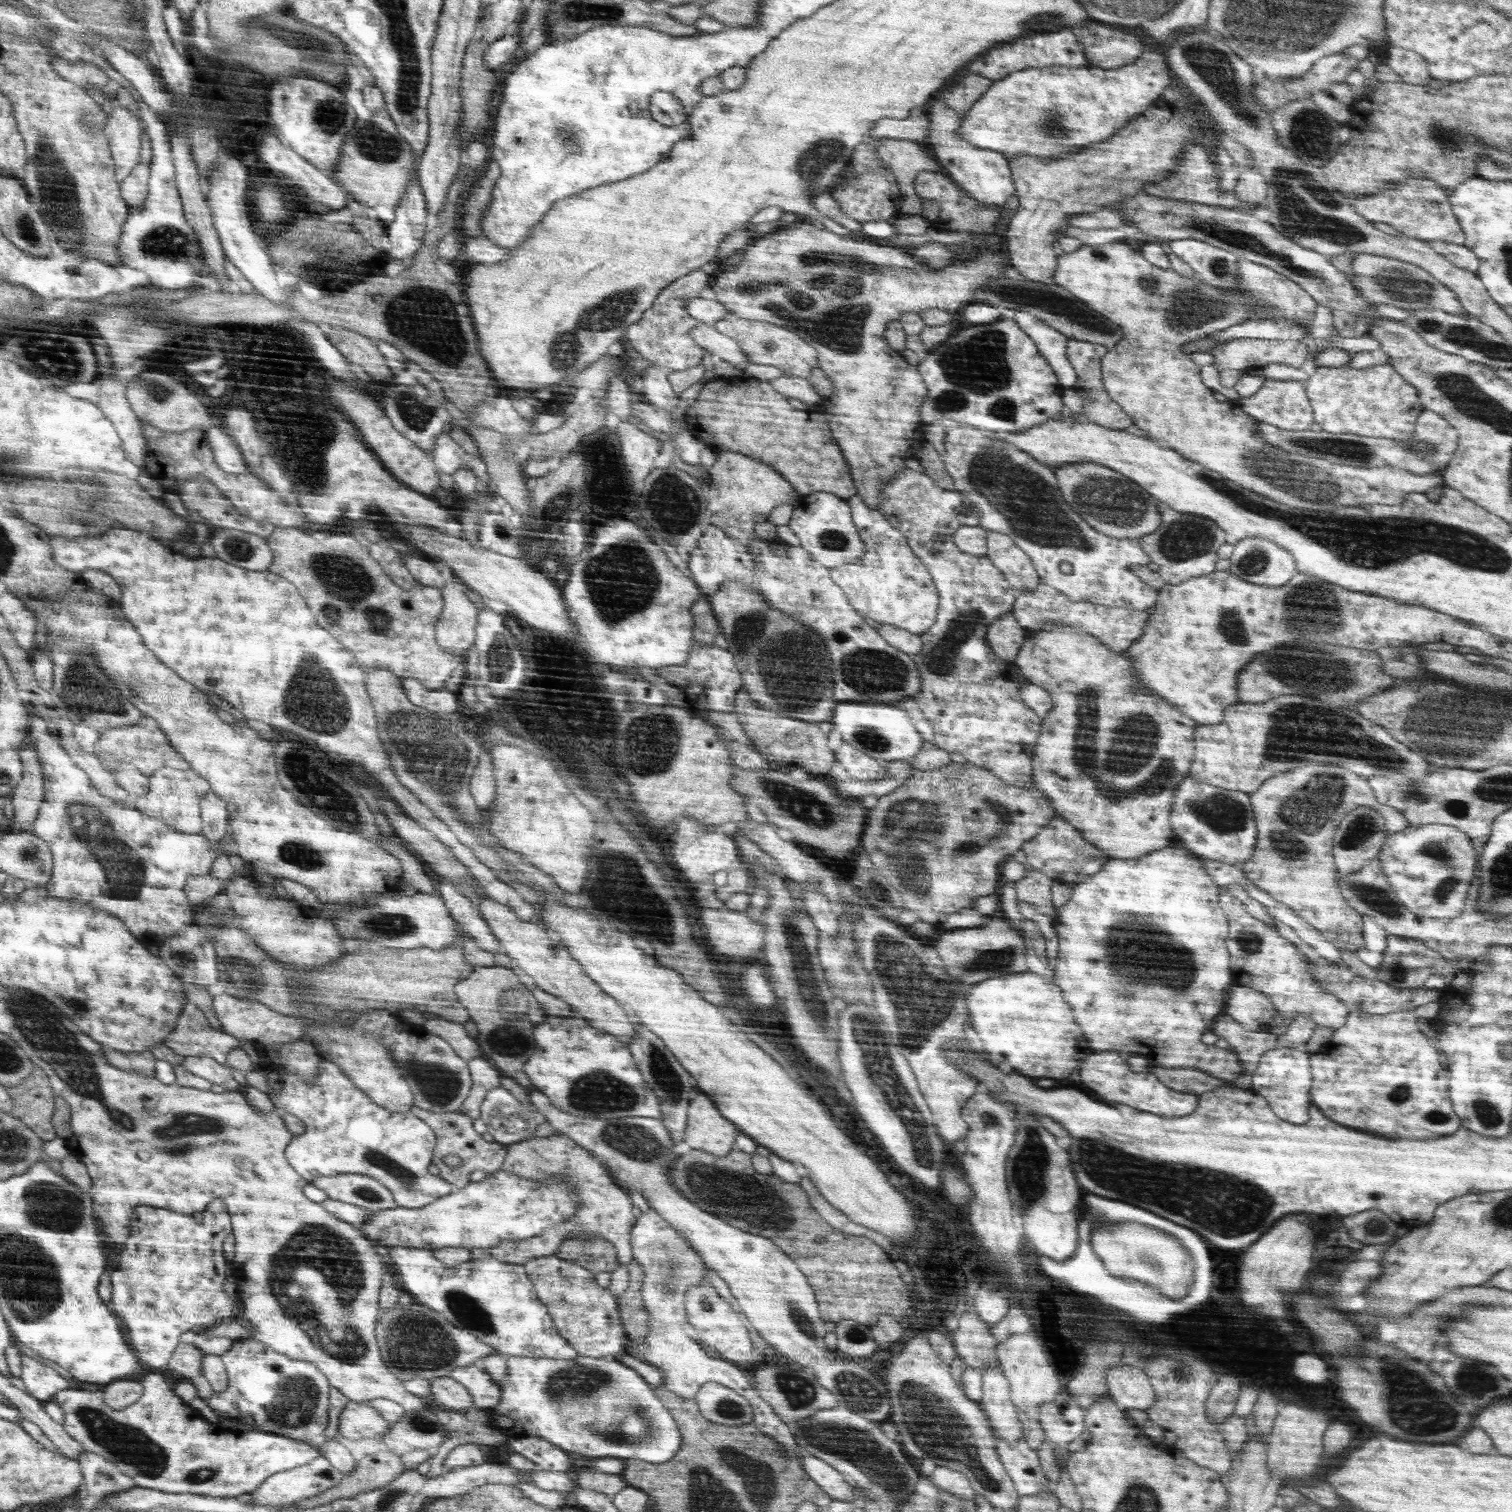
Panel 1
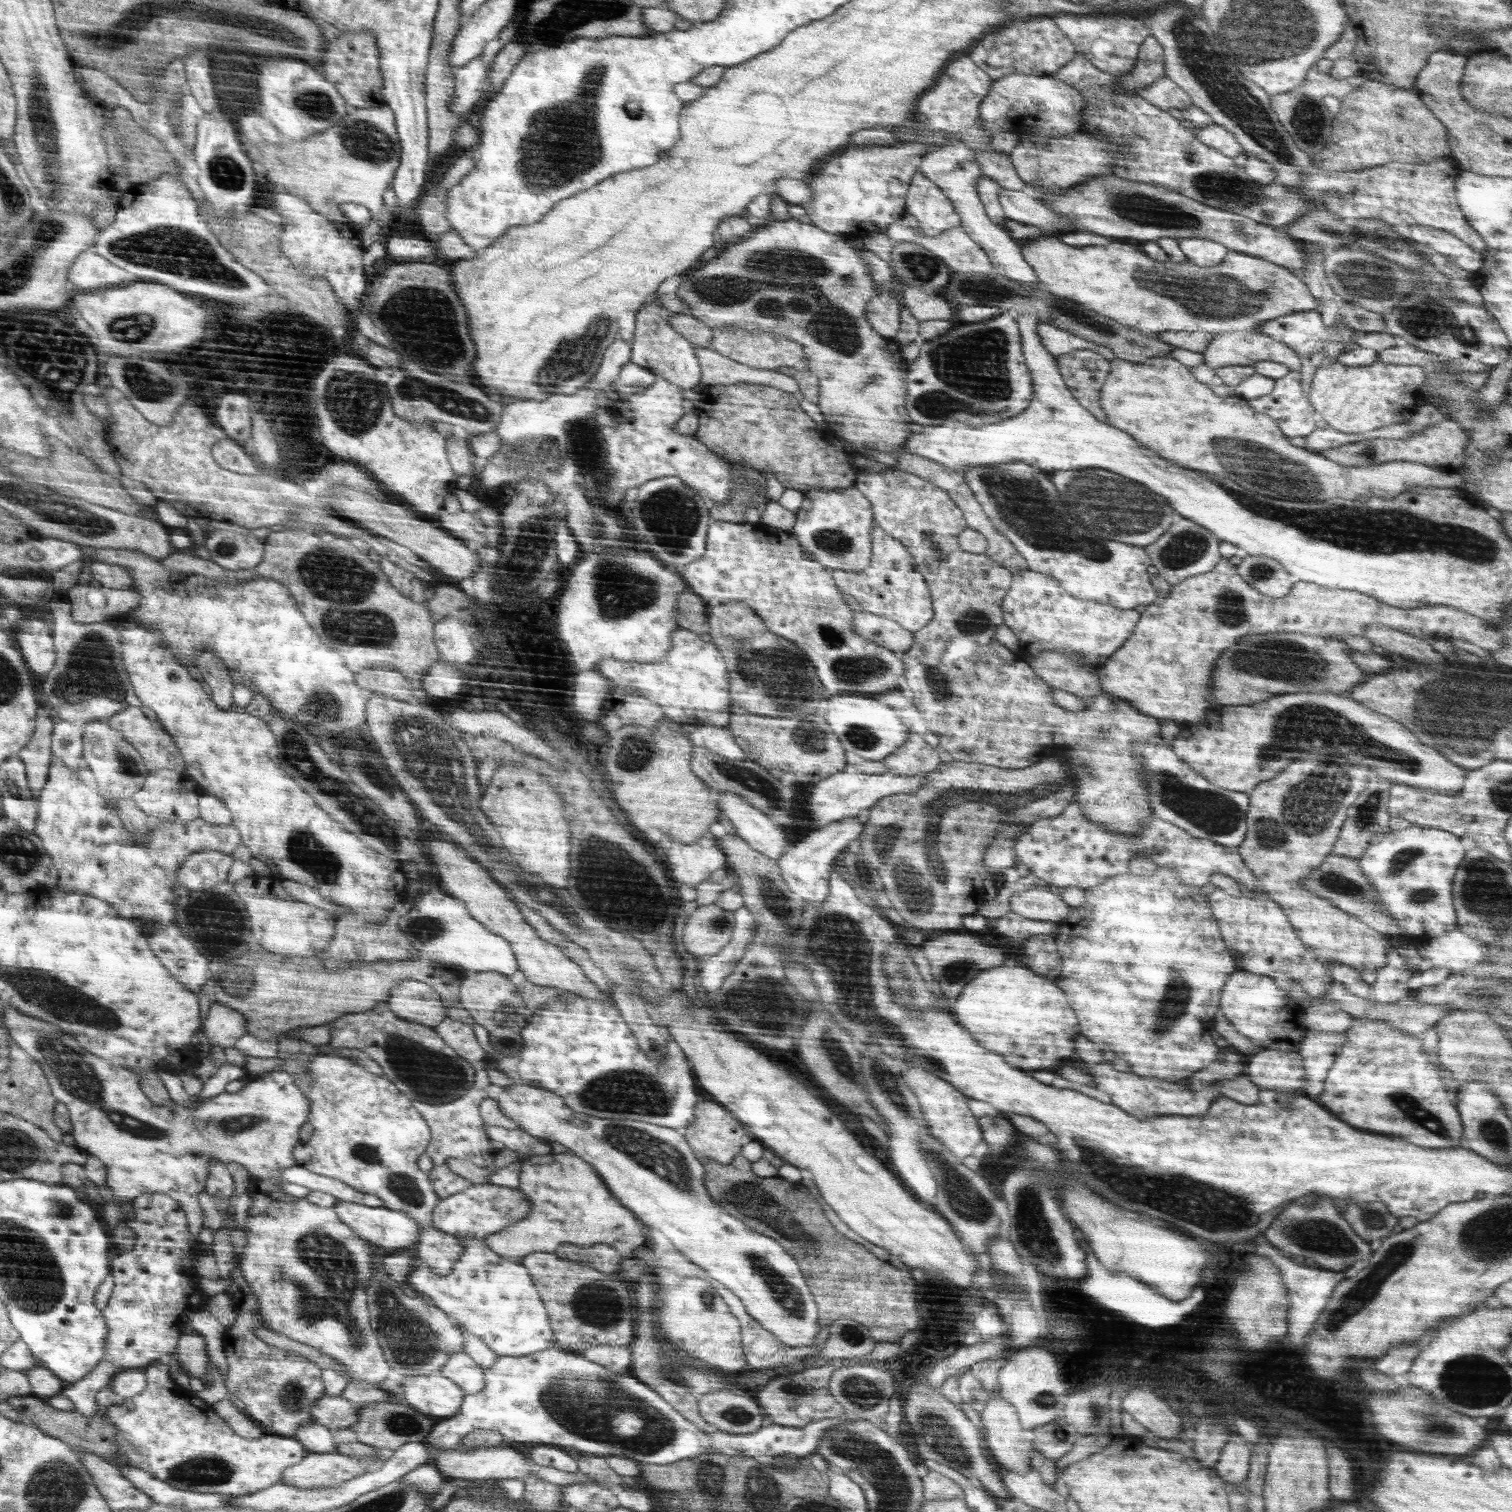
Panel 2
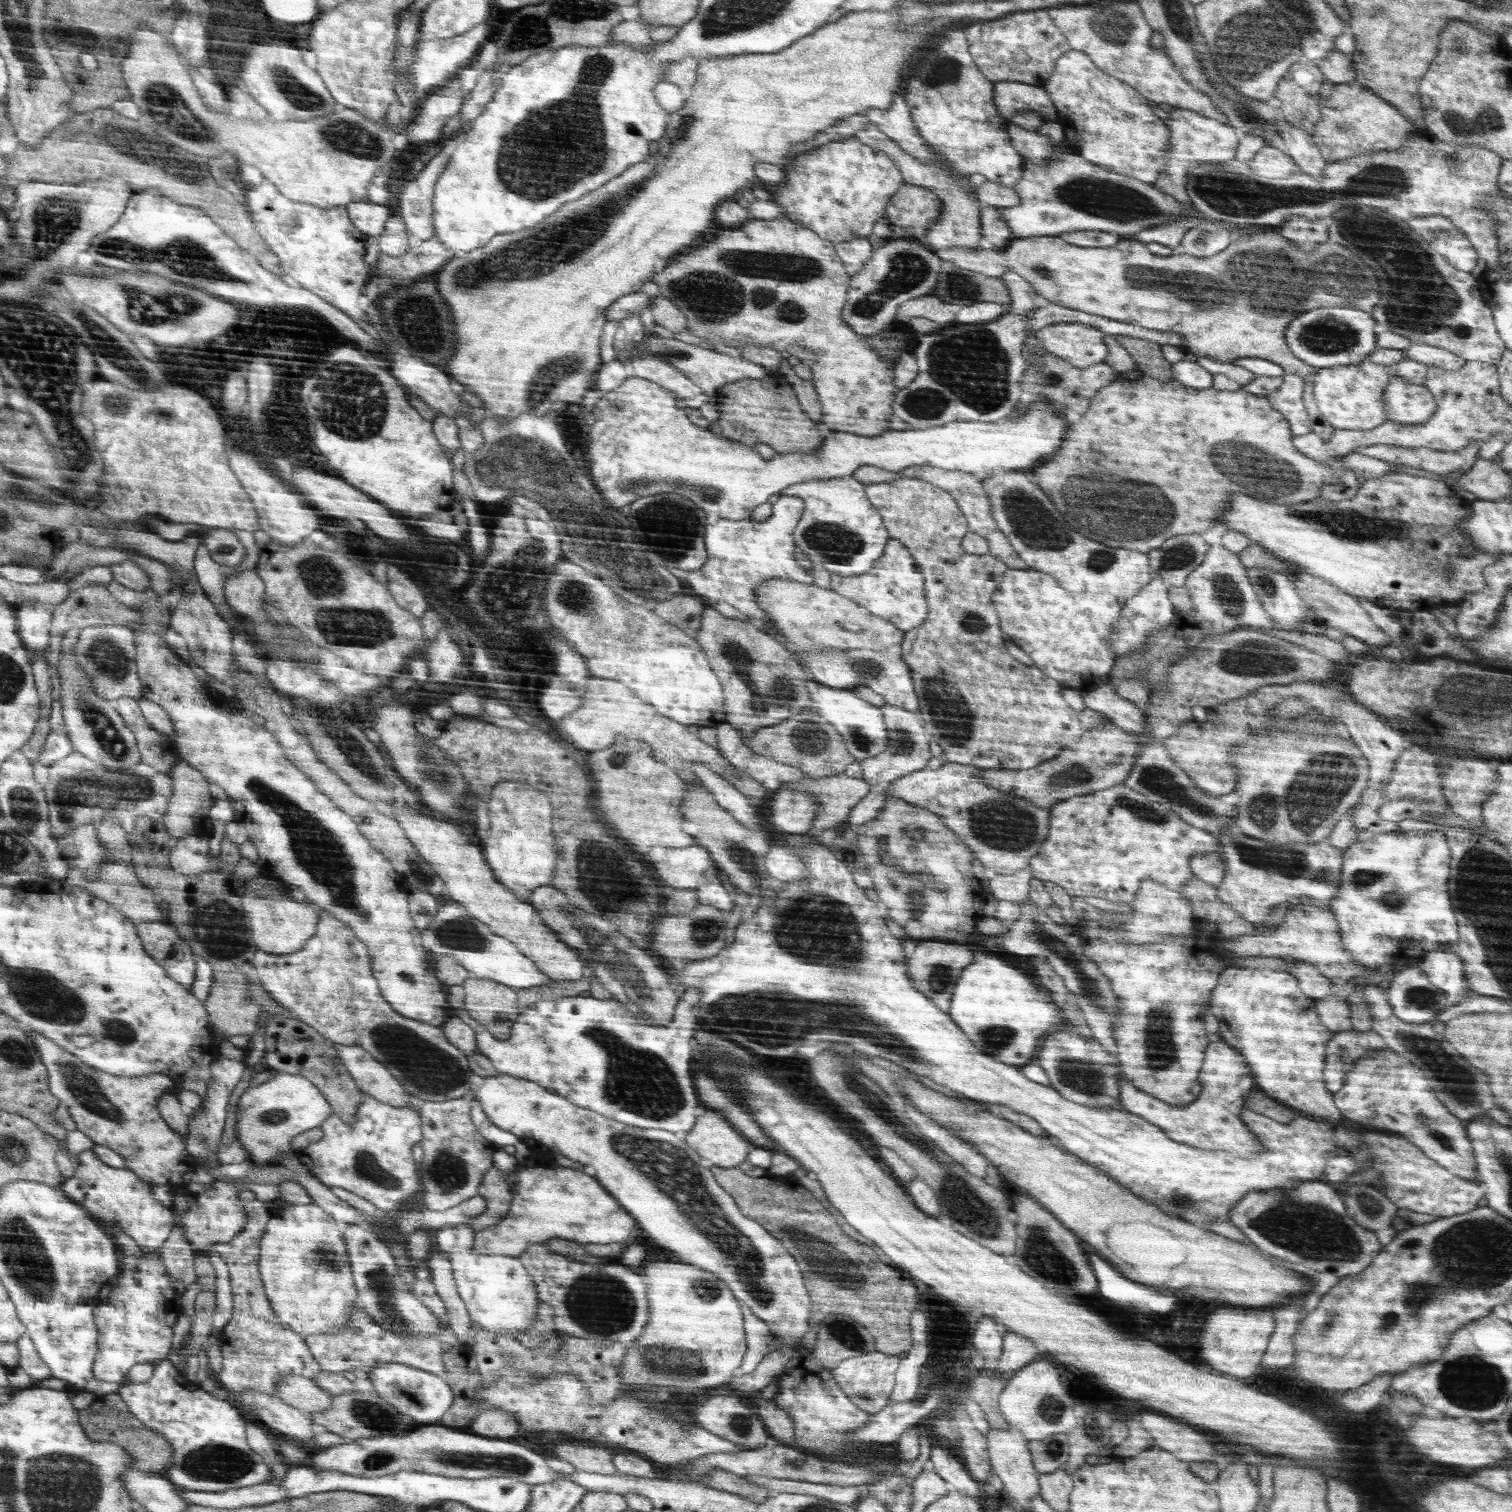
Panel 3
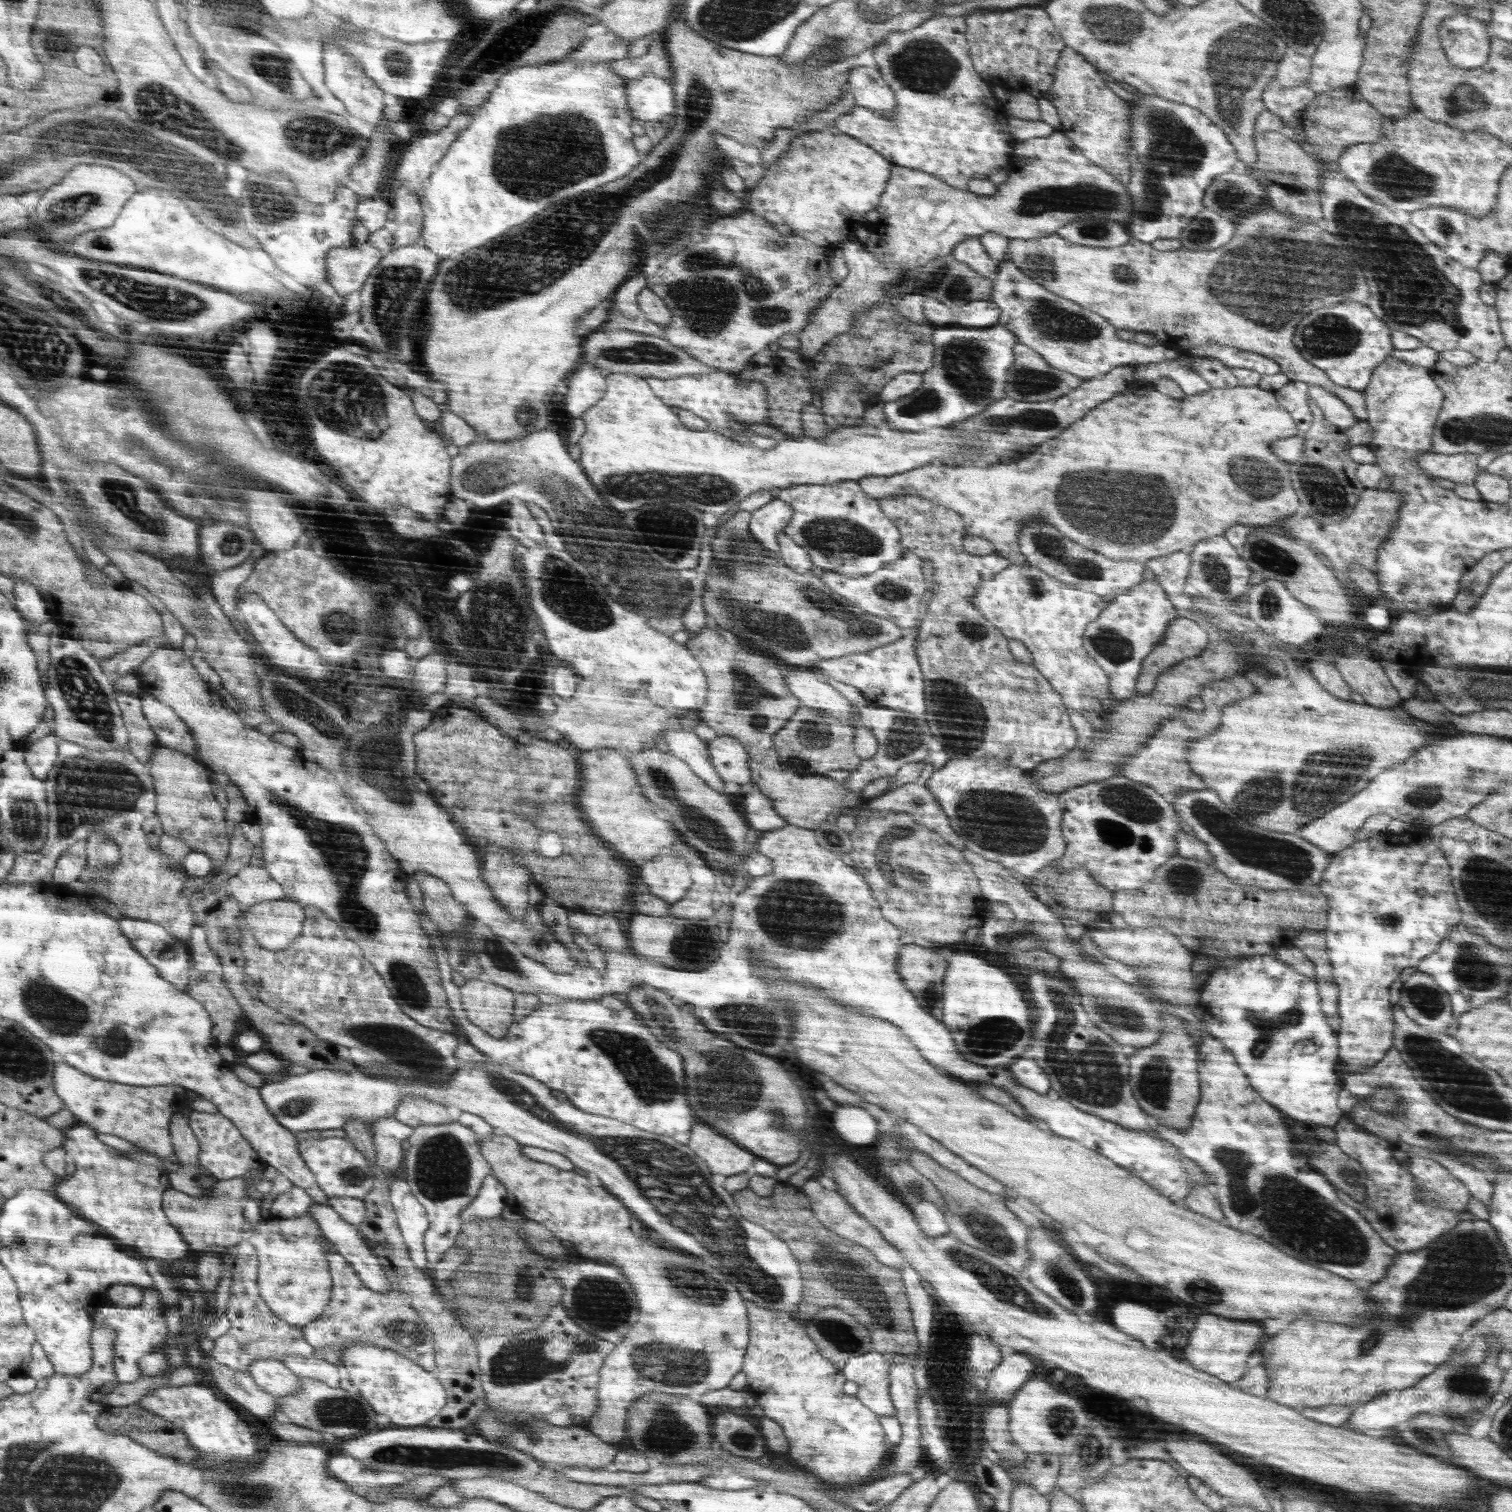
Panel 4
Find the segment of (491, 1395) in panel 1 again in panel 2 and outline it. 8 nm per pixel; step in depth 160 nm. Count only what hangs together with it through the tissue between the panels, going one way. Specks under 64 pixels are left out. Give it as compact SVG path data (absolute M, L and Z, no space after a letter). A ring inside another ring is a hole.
M464 1352L451 1354L439 1373L461 1385L466 1395L478 1394L485 1387L484 1369Z

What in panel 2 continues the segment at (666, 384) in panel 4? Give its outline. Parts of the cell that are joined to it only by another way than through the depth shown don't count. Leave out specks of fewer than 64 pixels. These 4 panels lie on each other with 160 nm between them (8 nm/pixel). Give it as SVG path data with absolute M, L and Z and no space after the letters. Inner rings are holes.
M656 299L645 304L638 311L630 362L651 370L657 376L657 380L658 378L666 379L672 384L681 386L684 390L692 389L701 382L699 358L695 353L695 345L670 326L671 316L673 312L665 309L663 304Z

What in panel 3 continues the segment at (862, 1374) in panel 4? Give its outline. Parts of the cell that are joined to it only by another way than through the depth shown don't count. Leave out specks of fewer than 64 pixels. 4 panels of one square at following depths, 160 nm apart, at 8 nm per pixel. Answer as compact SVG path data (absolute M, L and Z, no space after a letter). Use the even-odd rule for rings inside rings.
M875 1350L862 1356L842 1360L836 1368L831 1369L830 1373L840 1389L858 1408L873 1415L886 1408L890 1402L899 1362L897 1355L887 1355Z

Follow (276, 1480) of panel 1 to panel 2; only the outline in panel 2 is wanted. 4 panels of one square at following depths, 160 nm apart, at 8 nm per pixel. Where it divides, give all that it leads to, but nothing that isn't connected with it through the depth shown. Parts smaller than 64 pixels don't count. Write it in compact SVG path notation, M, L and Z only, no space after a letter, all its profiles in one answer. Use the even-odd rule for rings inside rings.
M372 1446L370 1448L376 1452L374 1459L354 1459L338 1454L337 1452L331 1454L310 1452L306 1458L301 1460L301 1463L285 1472L285 1475L282 1476L282 1484L296 1488L334 1487L352 1478L380 1470L384 1466L384 1462L396 1454L396 1451L388 1448Z

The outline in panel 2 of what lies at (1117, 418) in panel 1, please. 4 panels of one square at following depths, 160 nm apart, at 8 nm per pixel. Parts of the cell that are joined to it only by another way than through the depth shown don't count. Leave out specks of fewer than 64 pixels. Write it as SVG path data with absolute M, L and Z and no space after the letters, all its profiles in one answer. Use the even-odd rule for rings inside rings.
M1082 349L1059 356L1057 364L1077 401L1098 420L1107 420L1101 407L1101 390L1112 372L1110 361L1096 354L1096 350Z

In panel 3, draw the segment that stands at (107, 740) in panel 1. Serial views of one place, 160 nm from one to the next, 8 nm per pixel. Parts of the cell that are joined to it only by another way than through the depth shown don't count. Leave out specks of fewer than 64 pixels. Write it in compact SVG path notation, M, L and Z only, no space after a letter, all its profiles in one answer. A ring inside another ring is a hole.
M121 698L114 701L116 710L124 716L126 724L136 733L143 754L143 762L154 766L159 772L172 773L179 763L180 750L176 741L153 727L146 718L141 701Z

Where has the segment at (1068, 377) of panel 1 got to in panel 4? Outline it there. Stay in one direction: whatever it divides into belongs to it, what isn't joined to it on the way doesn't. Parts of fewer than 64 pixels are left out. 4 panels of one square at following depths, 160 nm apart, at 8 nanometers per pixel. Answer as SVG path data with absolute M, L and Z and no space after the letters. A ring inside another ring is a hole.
M1007 257L1000 262L996 275L990 279L990 282L992 282L990 300L998 305L998 308L1001 310L1000 319L1004 322L1006 321L1002 324L1006 325L1017 336L1018 343L1029 345L1031 349L1041 353L1050 366L1061 371L1070 372L1070 374L1075 374L1082 377L1085 381L1097 378L1100 375L1106 375L1116 367L1172 360L1183 351L1181 346L1174 344L1149 346L1120 339L1116 334L1117 329L1113 324L1110 324L1109 320L1106 320L1106 317L1094 314L1094 312L1090 312L1092 309L1086 308L1073 300L1068 300L1066 297L1058 296L1057 293L1050 292L1045 286L1026 276Z

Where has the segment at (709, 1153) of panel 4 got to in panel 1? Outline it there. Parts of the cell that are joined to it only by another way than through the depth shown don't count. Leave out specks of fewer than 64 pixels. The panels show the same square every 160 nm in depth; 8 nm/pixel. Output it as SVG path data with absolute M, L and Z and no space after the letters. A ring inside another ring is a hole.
M694 1092L692 1105L688 1111L688 1126L685 1128L684 1140L694 1150L726 1156L733 1148L732 1143L740 1136L740 1129L721 1115L720 1110L704 1092Z

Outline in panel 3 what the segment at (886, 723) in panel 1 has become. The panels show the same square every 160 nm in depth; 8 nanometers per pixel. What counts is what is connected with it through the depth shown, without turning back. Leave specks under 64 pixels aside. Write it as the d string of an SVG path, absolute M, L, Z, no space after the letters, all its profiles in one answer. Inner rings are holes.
M818 686L816 692L810 692L810 696L816 702L814 710L818 711L818 714L827 723L833 724L842 736L845 736L845 743L848 745L849 751L859 761L873 758L885 750L886 744L888 744L888 730L886 730L880 708L864 702L854 692L834 690L834 688L826 688L826 686Z

